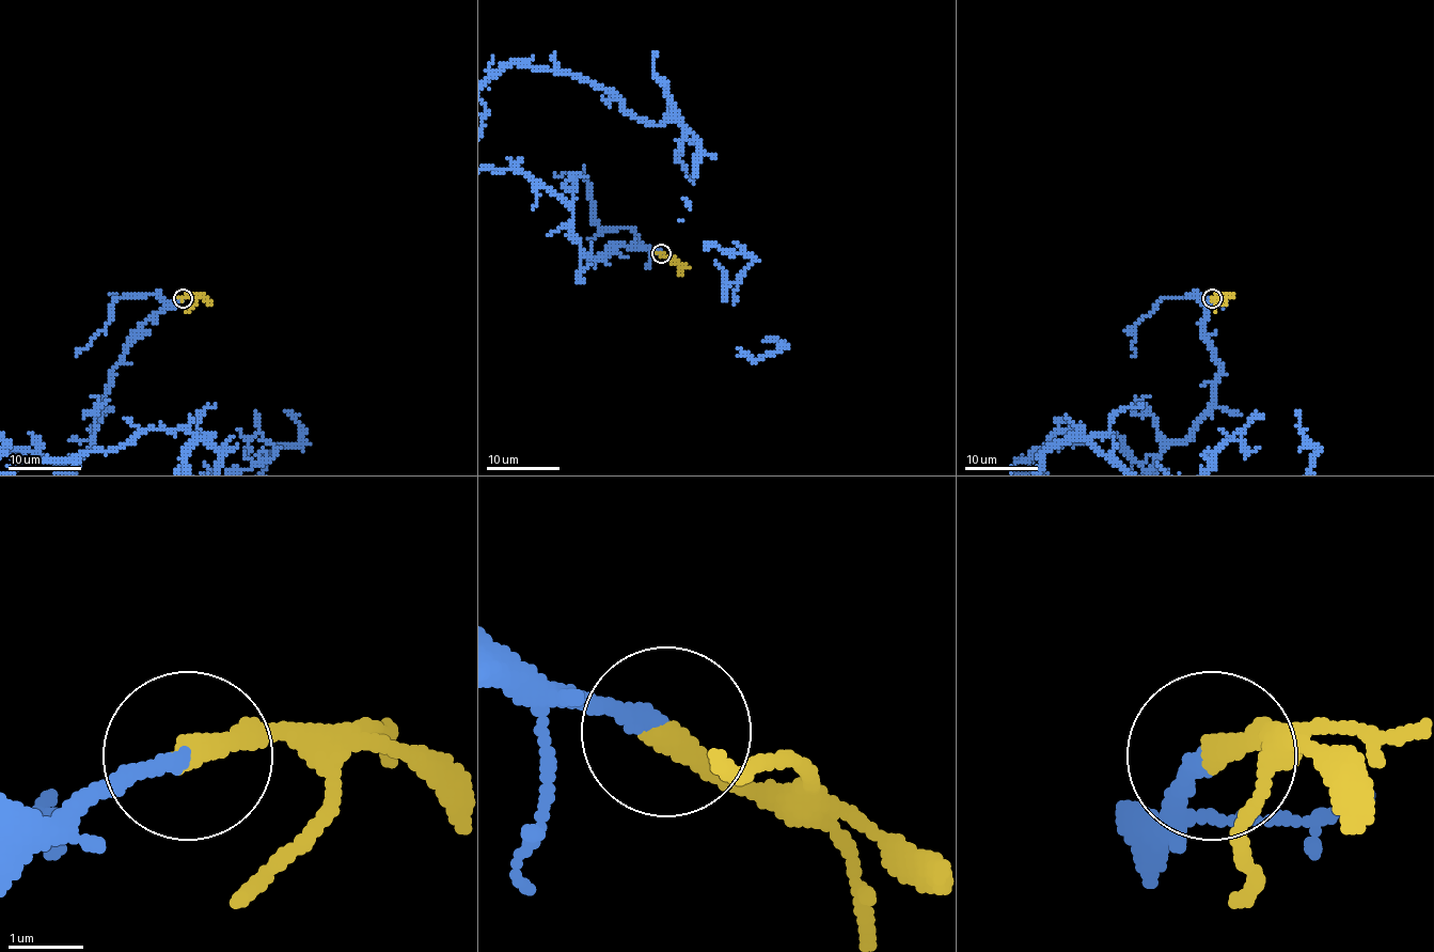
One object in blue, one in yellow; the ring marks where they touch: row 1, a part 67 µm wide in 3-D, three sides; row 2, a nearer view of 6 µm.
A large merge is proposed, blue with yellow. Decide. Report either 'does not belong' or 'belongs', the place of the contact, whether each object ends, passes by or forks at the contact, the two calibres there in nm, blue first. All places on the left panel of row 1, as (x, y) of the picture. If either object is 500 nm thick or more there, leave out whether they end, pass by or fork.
belongs; at (183, 298); blue ends there; yellow ends there; 200 nm thick on the blue side, 360 nm on the other

